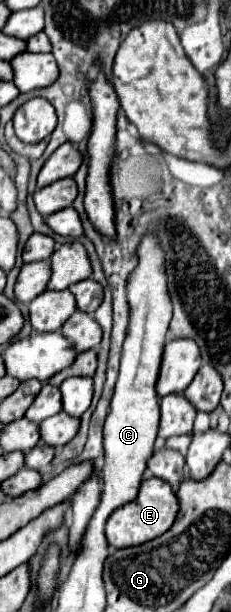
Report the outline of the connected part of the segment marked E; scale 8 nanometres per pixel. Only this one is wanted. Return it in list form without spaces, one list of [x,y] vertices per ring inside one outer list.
[[[151,478],[151,480],[143,480],[139,494],[133,502],[127,502],[125,506],[117,508],[105,526],[105,534],[107,534],[107,542],[115,548],[129,548],[129,546],[139,546],[147,540],[153,540],[157,536],[161,536],[163,532],[167,532],[175,520],[177,514],[177,498],[171,490],[171,486],[165,480],[159,478]]]

